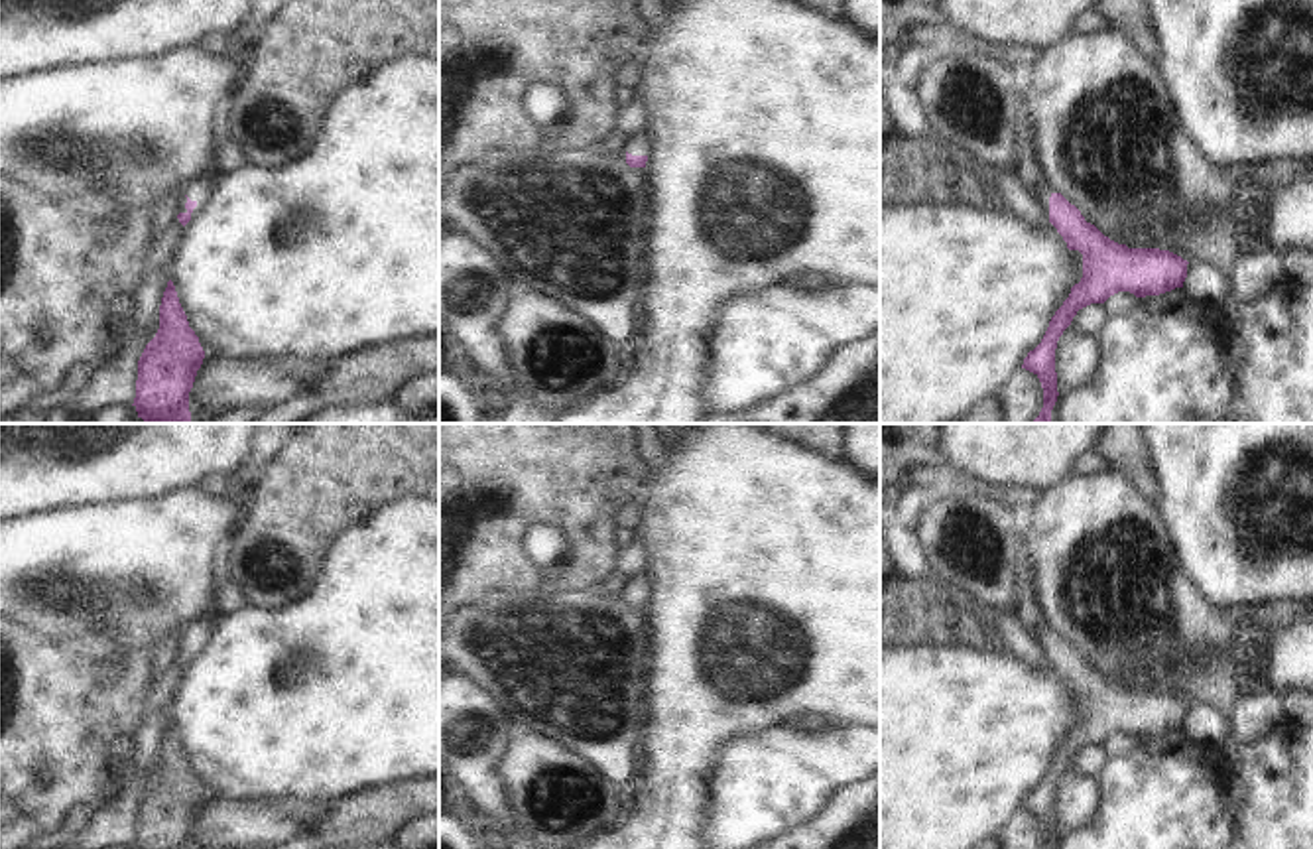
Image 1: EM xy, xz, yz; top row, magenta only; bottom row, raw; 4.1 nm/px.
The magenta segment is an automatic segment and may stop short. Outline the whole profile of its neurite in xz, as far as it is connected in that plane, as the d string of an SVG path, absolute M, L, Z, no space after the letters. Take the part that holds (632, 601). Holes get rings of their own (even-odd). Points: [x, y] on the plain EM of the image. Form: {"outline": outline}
{"outline": "M646 573L634 575L626 593L626 605L630 609L646 609L650 589L652 587Z"}

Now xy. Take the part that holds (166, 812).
{"outline": "M173 723L159 747L159 770L138 802L136 849L189 849L189 833L205 792L189 768Z"}

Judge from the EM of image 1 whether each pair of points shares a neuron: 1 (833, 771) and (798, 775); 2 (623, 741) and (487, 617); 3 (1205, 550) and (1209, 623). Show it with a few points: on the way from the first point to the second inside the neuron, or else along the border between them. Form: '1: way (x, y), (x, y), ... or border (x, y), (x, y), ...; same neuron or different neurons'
1: way (825, 771), (806, 771); same neuron
2: way (589, 708), (542, 660), (520, 651); same neuron
3: border (1180, 562), (1189, 582), (1215, 605), (1252, 605); different neurons

